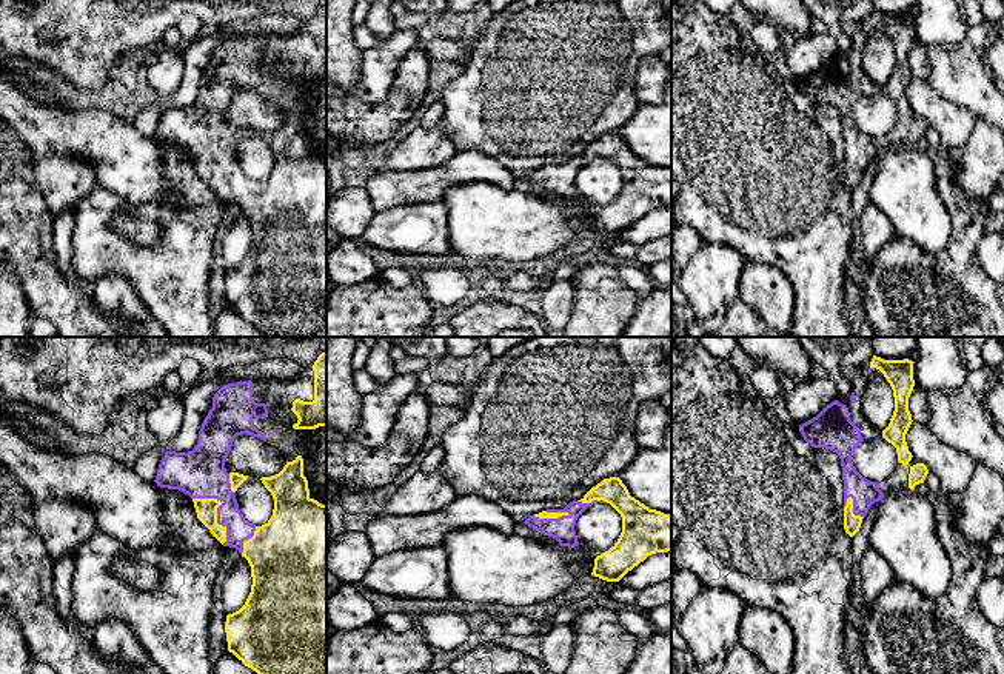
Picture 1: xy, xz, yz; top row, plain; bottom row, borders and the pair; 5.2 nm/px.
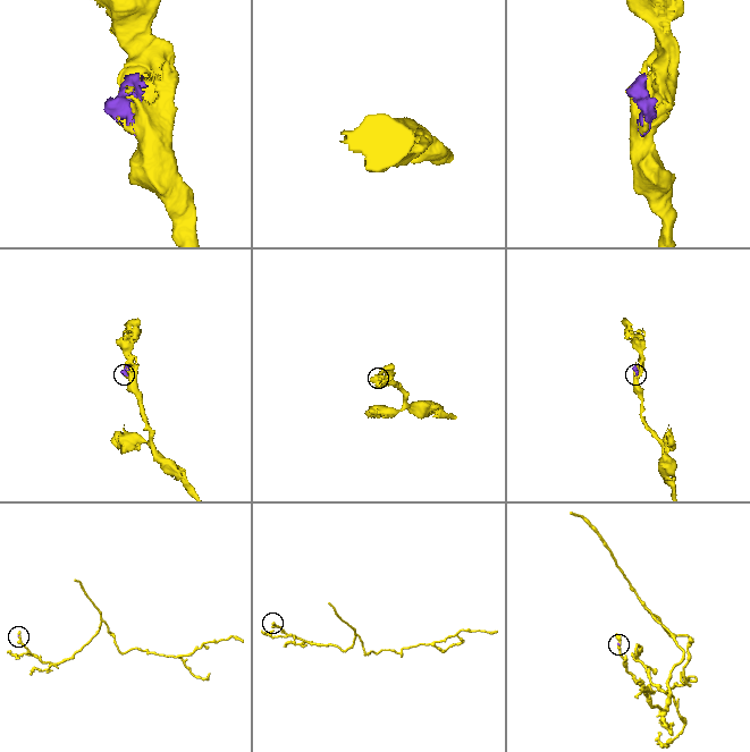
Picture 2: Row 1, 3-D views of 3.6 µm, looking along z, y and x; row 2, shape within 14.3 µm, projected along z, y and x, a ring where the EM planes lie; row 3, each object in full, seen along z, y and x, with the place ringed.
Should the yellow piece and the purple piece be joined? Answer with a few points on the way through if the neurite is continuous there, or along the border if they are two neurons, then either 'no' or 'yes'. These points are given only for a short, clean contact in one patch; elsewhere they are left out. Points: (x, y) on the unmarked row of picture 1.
yes

